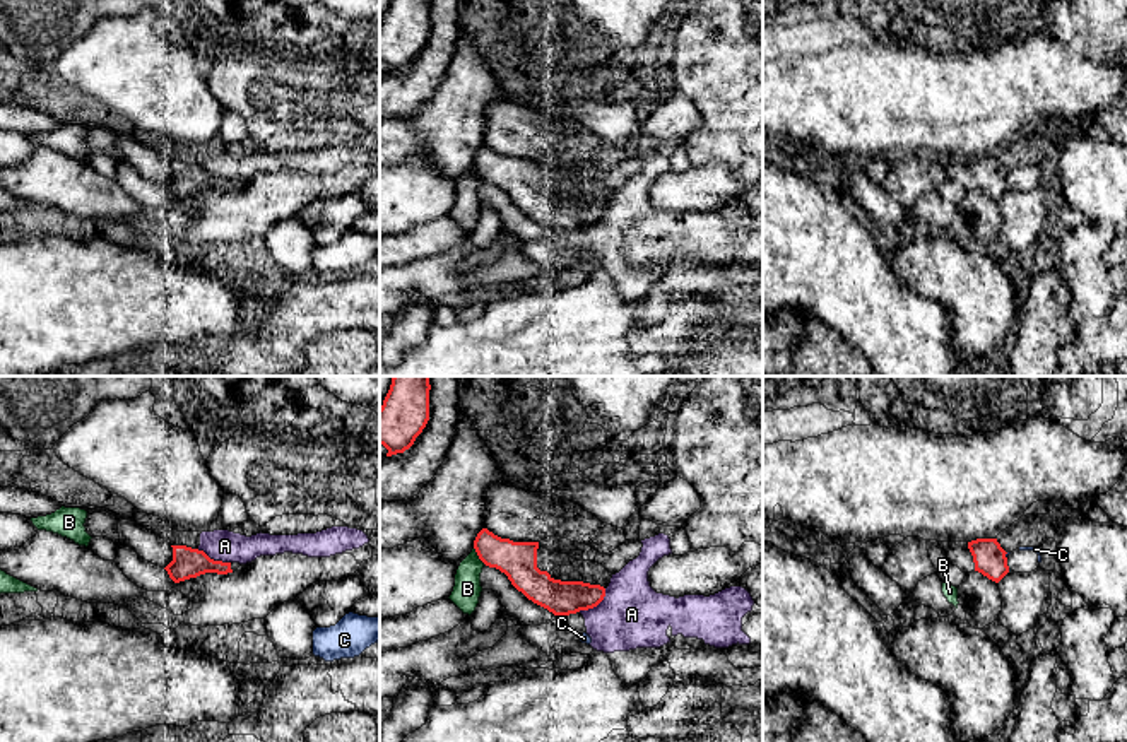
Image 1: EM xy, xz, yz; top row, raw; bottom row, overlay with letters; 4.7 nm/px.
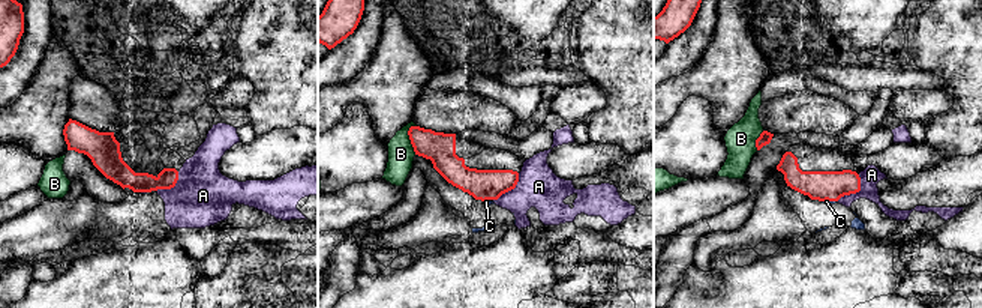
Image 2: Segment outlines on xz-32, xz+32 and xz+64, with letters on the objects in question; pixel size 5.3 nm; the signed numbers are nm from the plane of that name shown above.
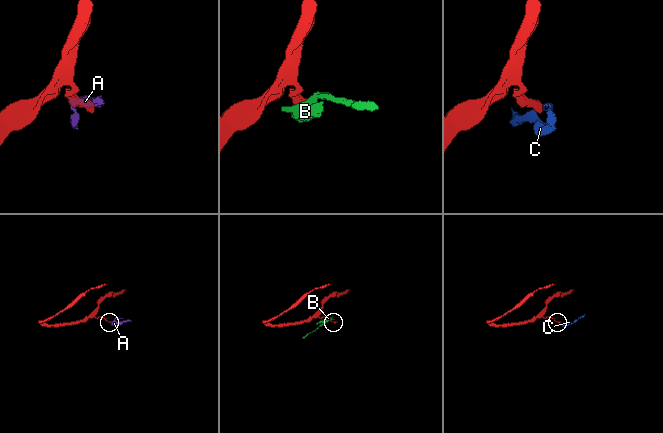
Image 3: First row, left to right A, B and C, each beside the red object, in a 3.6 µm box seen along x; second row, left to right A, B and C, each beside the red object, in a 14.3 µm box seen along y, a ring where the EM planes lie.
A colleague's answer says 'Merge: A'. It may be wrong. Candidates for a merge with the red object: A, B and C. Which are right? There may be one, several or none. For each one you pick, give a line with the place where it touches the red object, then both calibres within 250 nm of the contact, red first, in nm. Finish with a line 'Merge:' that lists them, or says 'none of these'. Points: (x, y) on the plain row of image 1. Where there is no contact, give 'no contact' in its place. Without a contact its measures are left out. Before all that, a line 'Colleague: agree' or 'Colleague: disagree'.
Colleague: disagree
Merge: none of these

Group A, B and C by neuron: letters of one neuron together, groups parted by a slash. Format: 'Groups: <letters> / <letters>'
Groups: A / B / C

